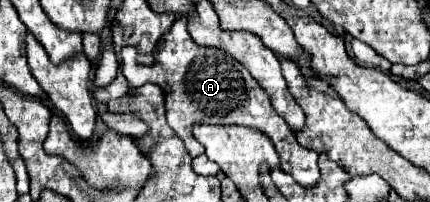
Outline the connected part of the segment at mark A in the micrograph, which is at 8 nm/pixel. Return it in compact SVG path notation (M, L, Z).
M180 16L172 30L164 34L164 38L158 44L156 64L154 66L138 66L136 54L132 48L122 48L122 74L128 80L130 86L138 88L146 82L158 84L160 88L172 88L172 92L166 96L166 118L170 128L182 138L186 150L192 154L192 158L200 156L200 142L190 134L190 128L194 124L238 124L262 130L270 136L278 156L280 156L280 168L288 172L298 184L302 186L314 186L320 178L318 172L318 154L314 150L306 150L296 142L296 136L292 128L286 124L286 120L274 112L268 94L258 86L258 82L234 60L230 54L218 50L218 48L206 48L198 46L192 36L188 34L188 20L186 16Z

